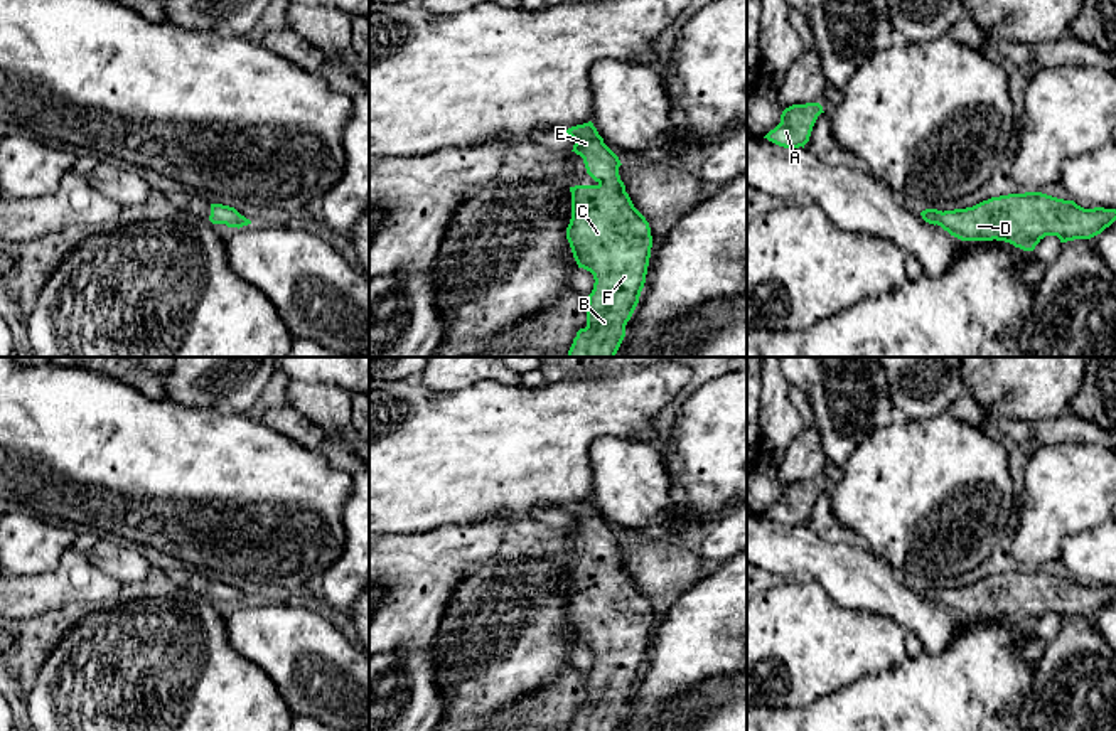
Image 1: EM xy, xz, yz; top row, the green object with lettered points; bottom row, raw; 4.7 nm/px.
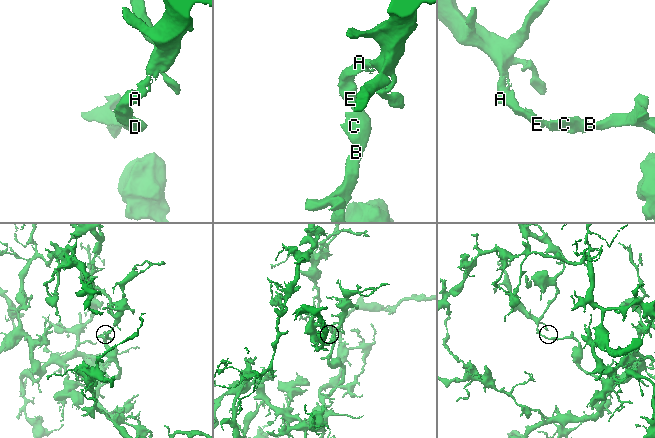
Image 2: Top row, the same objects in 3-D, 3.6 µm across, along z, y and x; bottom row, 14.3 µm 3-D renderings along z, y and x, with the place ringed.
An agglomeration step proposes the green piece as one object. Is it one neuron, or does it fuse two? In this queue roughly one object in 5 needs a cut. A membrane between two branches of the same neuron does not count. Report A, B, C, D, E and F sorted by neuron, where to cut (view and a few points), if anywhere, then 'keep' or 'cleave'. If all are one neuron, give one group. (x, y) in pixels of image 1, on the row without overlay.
A B C D E F; no cut; keep

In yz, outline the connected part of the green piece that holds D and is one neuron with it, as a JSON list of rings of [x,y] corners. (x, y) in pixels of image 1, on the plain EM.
[[[1042,569],[1008,571],[991,574],[973,584],[920,590],[929,601],[937,601],[961,618],[1005,618],[1023,628],[1033,628],[1045,613],[1057,613],[1060,620],[1091,616],[1116,598],[1116,586],[1084,586],[1074,578],[1057,576]]]

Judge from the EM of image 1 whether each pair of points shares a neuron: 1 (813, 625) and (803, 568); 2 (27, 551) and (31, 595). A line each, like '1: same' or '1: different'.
1: different
2: different

